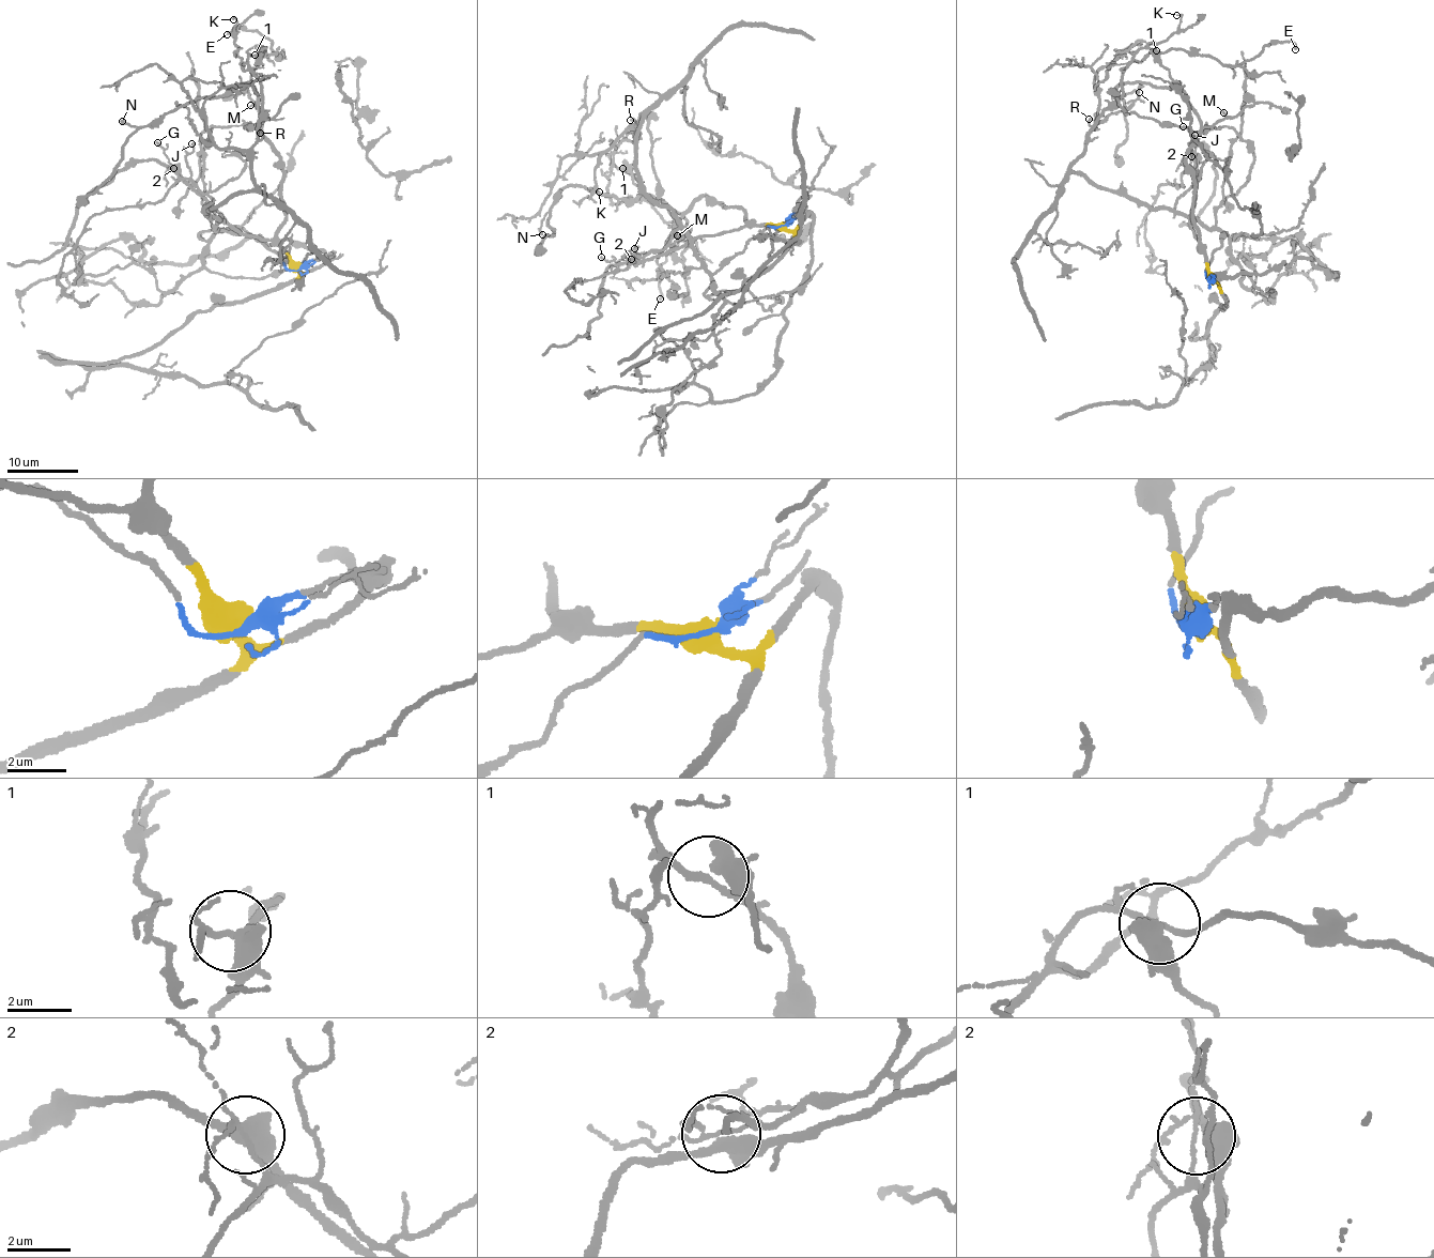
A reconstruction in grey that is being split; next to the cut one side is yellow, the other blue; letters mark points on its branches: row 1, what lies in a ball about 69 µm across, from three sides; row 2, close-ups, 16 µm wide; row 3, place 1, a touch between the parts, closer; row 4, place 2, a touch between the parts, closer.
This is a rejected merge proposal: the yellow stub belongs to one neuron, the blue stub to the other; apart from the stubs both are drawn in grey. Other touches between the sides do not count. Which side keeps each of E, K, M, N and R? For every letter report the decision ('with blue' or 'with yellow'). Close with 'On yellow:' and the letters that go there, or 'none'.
E: with blue
K: with blue
M: with yellow
N: with yellow
R: with blue
On yellow: M, N

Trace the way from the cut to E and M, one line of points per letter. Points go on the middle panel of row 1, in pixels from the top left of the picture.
E: (785, 225), (713, 273), (677, 217), (643, 189), (642, 114), (633, 141), (611, 159), (677, 226), (659, 298)
M: (784, 224), (743, 219), (743, 211), (702, 196), (682, 214), (687, 234), (676, 236)

